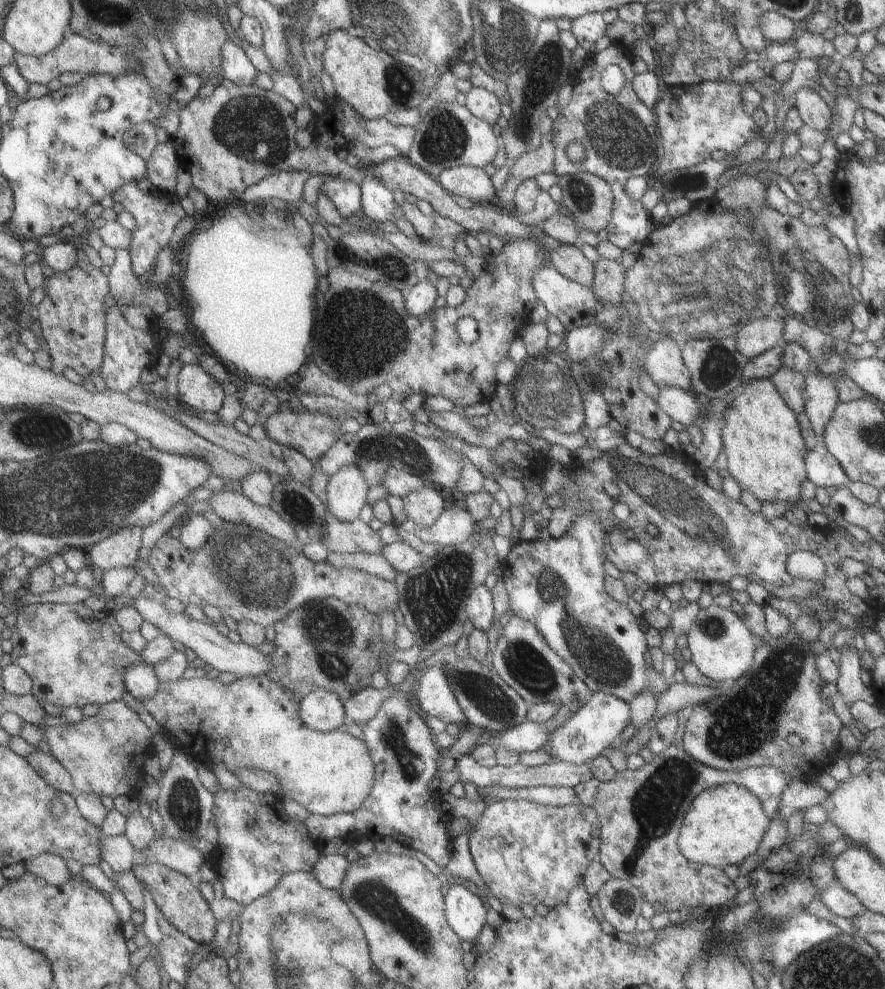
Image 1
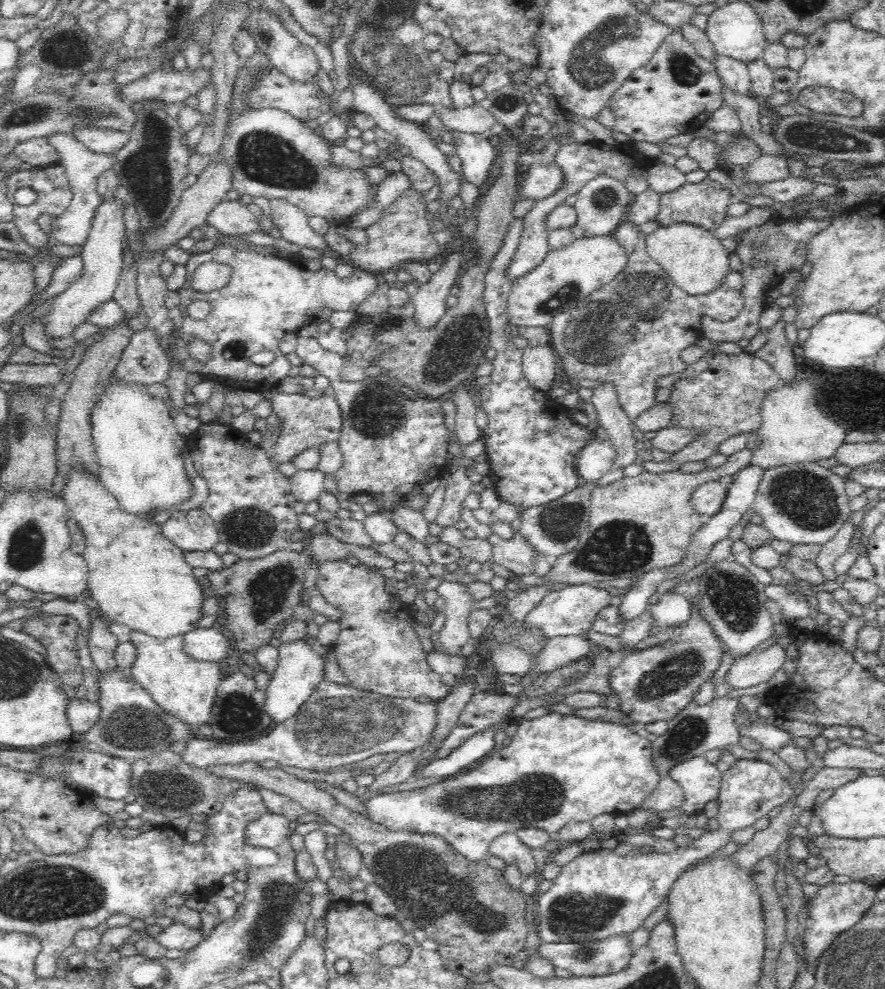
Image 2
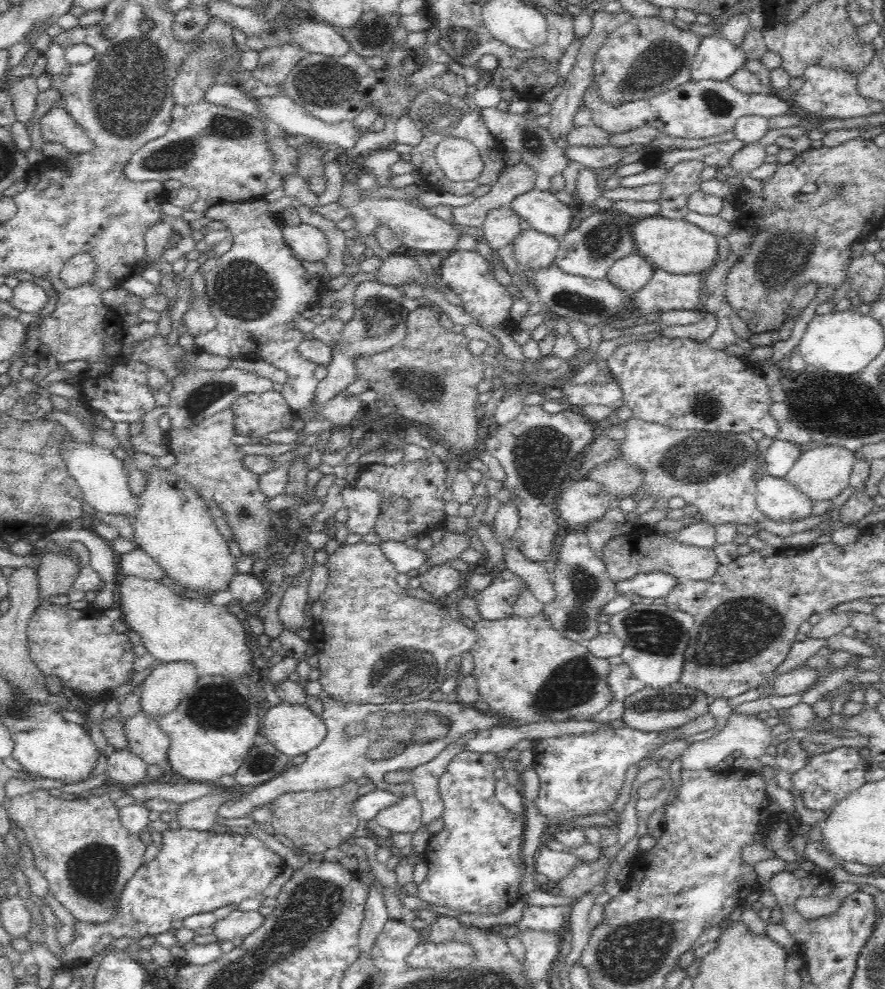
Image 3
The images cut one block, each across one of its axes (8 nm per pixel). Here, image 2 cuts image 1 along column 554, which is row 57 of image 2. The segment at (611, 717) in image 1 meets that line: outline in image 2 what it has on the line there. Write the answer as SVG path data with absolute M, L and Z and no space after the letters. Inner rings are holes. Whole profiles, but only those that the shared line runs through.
M742 1L728 3L708 15L705 33L715 54L728 56L746 64L762 59L764 49L769 43L764 36L762 21L755 13L754 7Z

